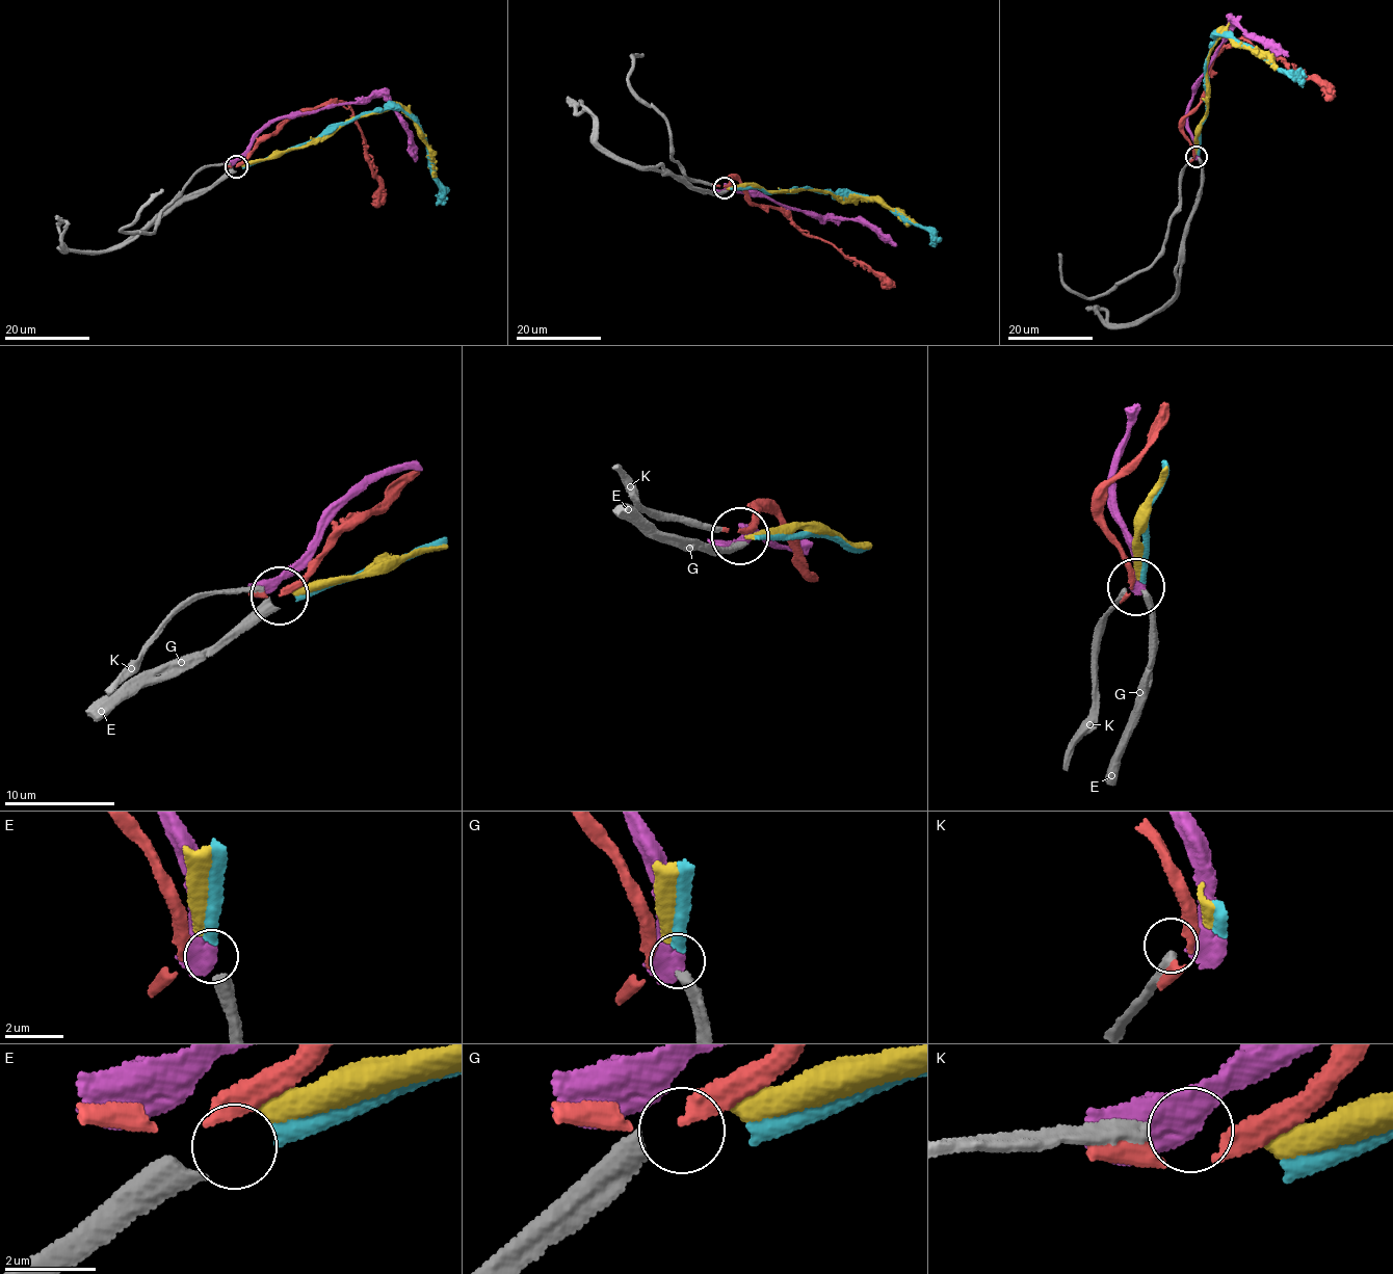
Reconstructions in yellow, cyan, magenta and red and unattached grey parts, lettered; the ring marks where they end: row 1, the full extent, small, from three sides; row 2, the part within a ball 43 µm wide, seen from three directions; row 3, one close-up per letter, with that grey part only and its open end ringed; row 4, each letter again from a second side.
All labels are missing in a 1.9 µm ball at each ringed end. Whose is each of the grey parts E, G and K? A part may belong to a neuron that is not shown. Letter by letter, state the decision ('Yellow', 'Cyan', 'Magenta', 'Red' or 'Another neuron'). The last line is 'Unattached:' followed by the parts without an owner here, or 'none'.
E: Cyan
G: Yellow
K: Another neuron
Unattached: K

